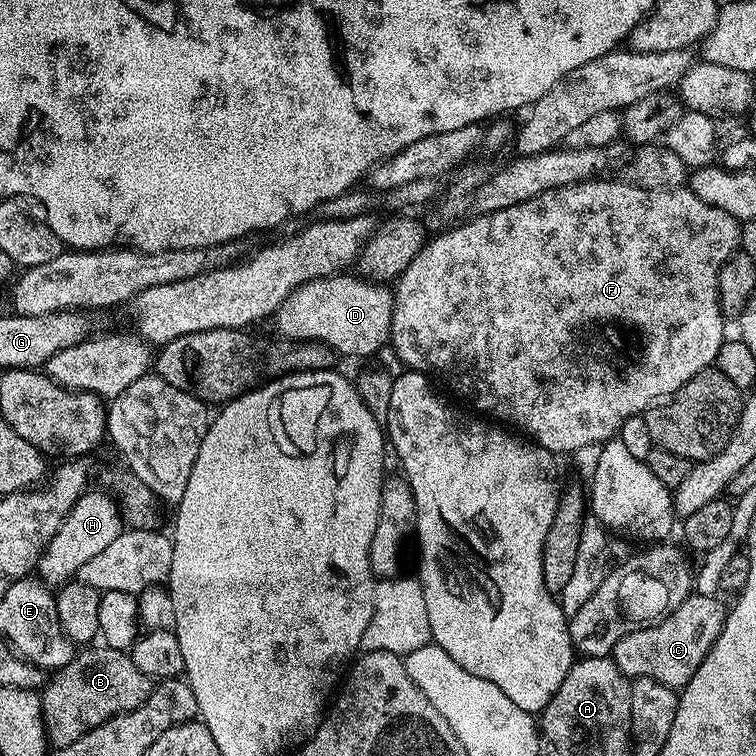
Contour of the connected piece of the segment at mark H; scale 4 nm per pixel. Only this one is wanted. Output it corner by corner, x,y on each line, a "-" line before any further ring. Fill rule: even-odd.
104,490
92,491
85,491
80,501
69,510
40,555
38,576
43,583
49,586
69,583
83,564
90,562
90,558
102,554
102,550
106,550
106,546
110,546
110,542
114,542
114,538
118,538
121,534
120,511
113,497

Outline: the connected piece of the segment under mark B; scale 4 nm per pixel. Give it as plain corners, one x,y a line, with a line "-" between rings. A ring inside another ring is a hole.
107,646
96,647
81,647
73,655
72,661
66,667
53,671
43,685
40,701
44,729
52,748
70,746
110,717
144,704
152,692
153,677
142,674
127,651

